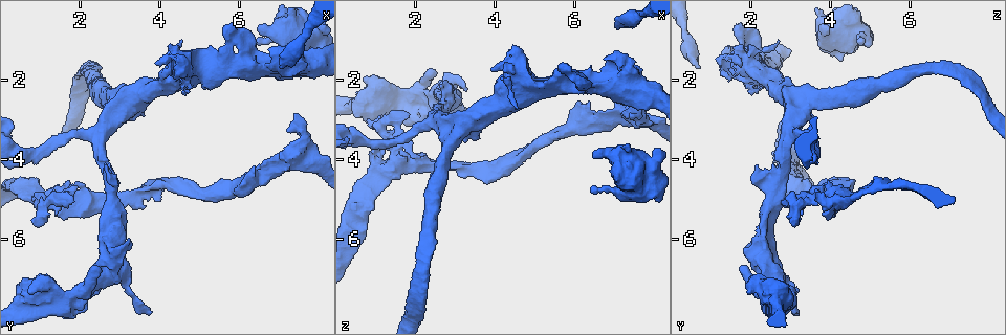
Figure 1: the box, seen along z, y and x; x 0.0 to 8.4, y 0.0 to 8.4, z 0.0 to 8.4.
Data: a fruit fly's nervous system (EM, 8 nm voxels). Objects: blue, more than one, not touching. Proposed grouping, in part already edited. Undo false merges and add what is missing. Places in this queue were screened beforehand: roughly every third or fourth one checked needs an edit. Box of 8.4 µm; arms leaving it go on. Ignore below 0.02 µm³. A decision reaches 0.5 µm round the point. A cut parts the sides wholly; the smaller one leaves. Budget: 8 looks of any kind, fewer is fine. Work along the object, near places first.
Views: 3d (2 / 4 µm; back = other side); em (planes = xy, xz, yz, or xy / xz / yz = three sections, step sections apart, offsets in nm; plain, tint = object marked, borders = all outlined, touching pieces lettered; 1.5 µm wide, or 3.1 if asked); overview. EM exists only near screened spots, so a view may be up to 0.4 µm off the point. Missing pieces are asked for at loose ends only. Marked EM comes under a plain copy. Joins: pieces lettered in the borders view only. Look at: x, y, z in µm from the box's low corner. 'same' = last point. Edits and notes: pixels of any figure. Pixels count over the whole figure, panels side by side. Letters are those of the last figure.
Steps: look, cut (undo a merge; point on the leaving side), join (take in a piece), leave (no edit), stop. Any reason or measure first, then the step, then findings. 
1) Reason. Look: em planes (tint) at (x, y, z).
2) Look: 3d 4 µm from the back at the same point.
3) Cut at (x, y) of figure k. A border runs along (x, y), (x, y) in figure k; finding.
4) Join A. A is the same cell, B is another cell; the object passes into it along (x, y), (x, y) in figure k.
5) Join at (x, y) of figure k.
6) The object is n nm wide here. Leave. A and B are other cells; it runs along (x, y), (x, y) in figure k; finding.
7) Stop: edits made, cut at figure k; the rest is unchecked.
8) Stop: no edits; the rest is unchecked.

Long arm stops here. Look: em yz step 8 (tint) at (7.10, 1.65, 0.75).

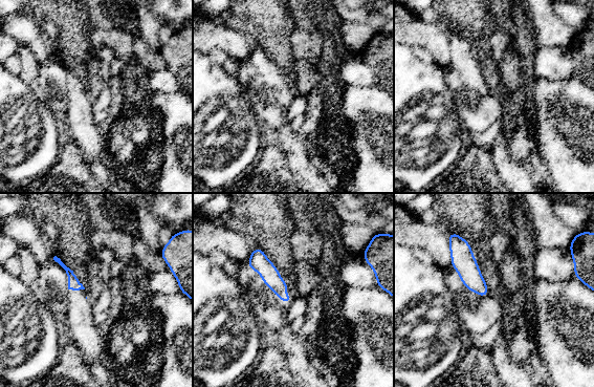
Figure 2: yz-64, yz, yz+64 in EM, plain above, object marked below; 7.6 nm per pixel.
Another direction. Look: em planes (borders) at the same point.

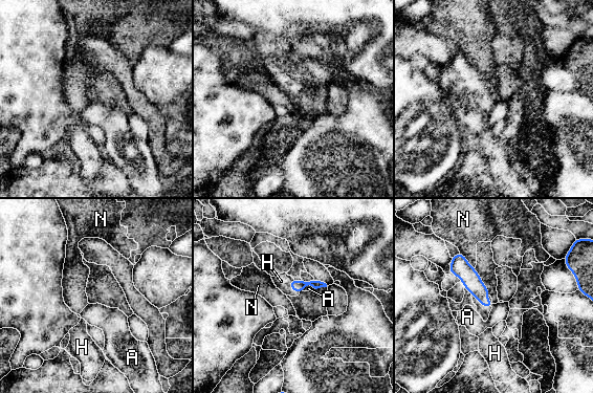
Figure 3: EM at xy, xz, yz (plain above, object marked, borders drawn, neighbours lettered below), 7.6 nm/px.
Join H. H is the same cell, A and N are other cells; the object passes into it along (468, 276), (481, 304), (484, 312) in figure 3; it goes on there.

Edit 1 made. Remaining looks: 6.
Look: overview.

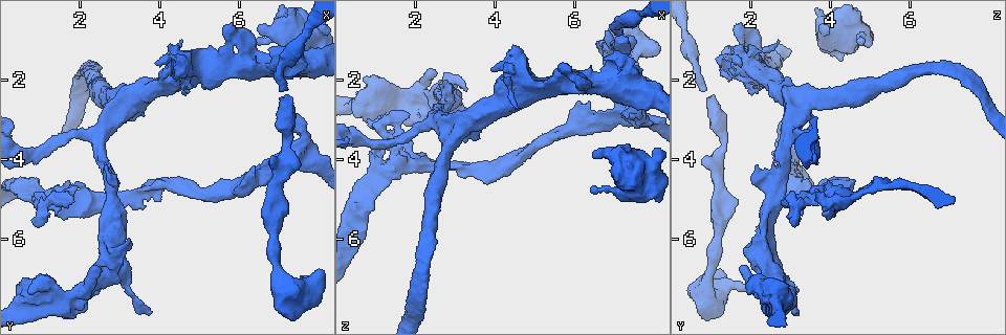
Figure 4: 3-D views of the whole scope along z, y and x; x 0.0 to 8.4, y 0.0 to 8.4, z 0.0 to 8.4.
Sharp bend. Look: em xy step 8 (borders) at (1.55, 4.95, 3.15).

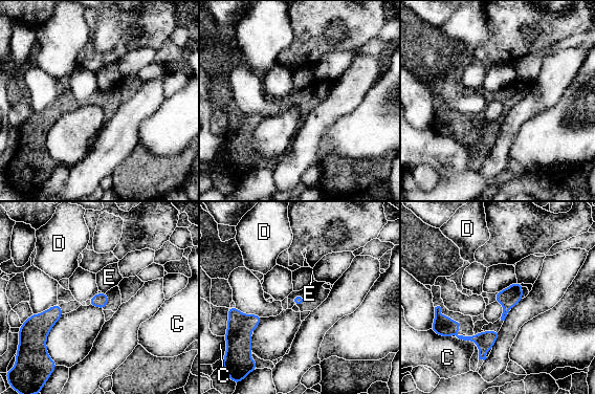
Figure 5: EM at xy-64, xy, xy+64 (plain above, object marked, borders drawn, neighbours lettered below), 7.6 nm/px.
Leave. C, D and E are other cells; a border runs along (102, 291), (105, 292) in figure 5; one neuron here.

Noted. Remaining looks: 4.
Stop: edits made, join at figure 3; the rest is unchecked.

